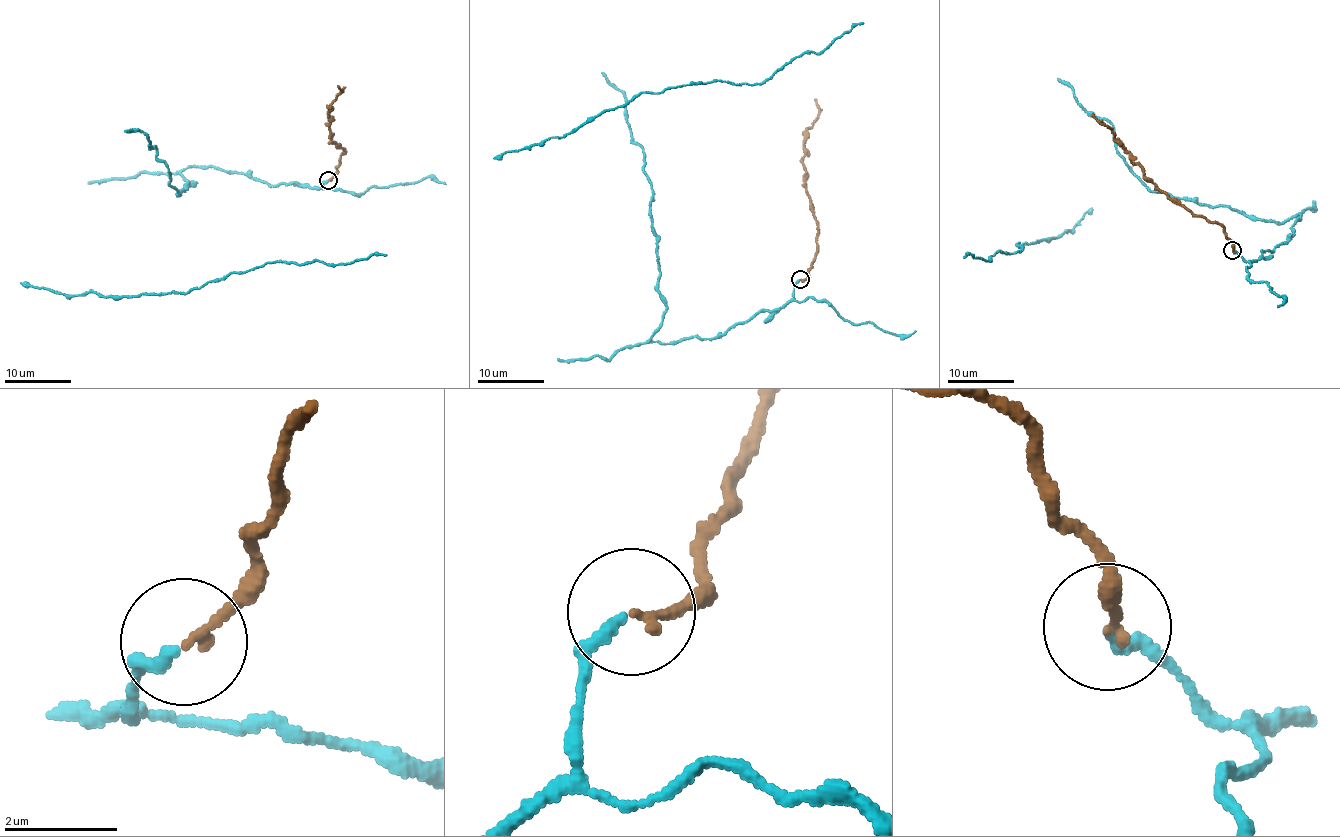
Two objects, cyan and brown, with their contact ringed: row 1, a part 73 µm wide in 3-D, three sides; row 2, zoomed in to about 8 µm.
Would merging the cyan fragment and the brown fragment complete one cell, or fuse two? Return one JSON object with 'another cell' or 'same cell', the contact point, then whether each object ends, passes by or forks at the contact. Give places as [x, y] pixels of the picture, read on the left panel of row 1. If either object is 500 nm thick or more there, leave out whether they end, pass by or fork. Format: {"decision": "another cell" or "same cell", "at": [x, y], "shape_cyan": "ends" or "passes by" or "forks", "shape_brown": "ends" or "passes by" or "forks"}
{"decision": "same cell", "at": [328, 180], "shape_cyan": "ends", "shape_brown": "ends"}

